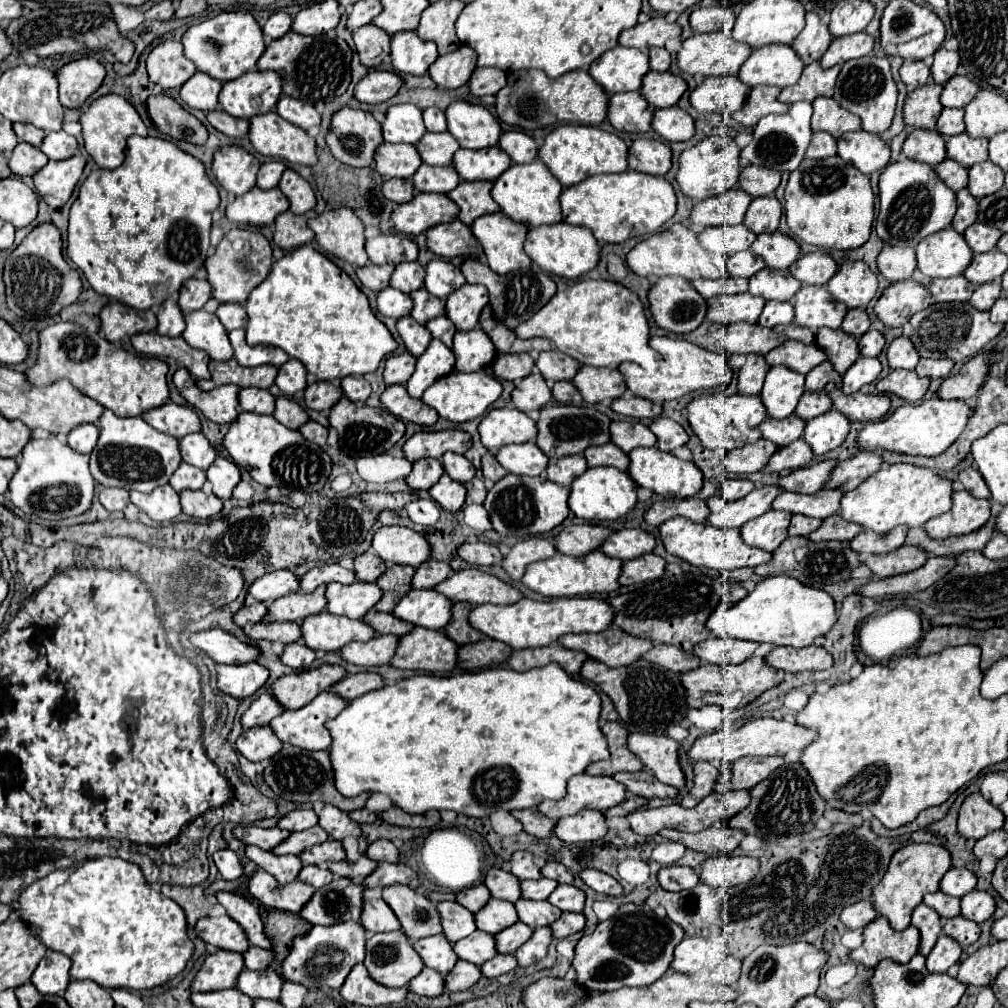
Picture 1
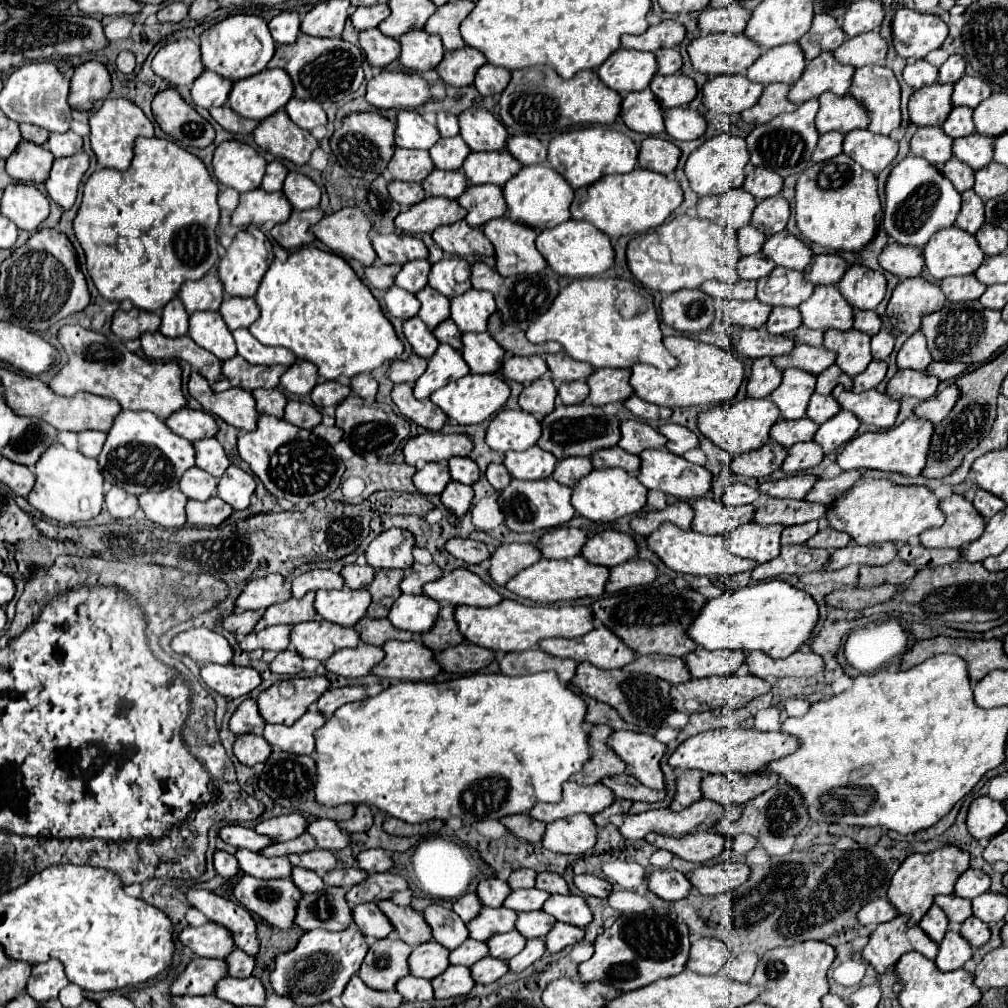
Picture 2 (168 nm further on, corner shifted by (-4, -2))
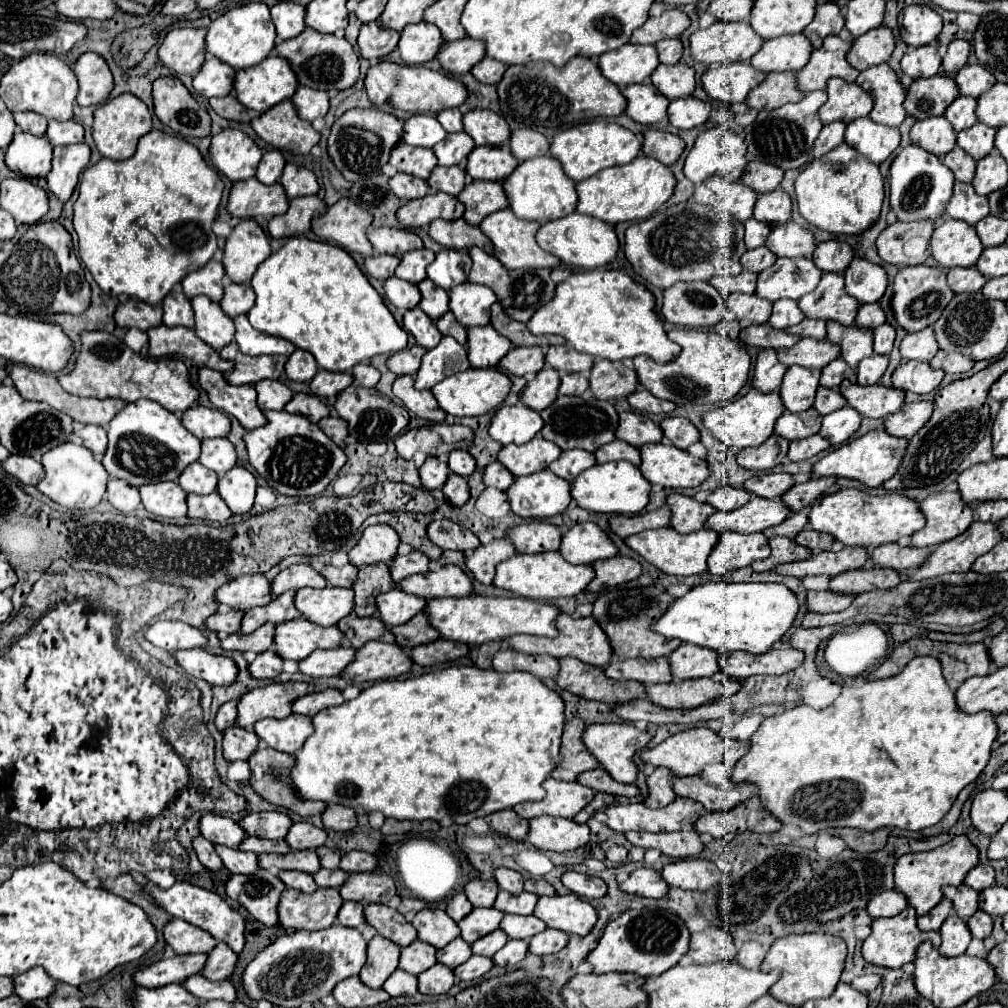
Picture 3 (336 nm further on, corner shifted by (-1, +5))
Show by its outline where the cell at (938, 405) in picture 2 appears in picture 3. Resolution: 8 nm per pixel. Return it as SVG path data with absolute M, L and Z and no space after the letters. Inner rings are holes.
M931 401L905 403L899 413L885 417L883 429L893 437L911 439L911 435L927 423L929 415L931 415Z

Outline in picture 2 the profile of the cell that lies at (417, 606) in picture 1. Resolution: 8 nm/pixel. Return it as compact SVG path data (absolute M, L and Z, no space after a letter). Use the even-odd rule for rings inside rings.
M402 594L390 608L390 622L400 628L400 630L410 630L424 634L430 628L434 628L438 620L440 604L426 594L412 596L412 594Z

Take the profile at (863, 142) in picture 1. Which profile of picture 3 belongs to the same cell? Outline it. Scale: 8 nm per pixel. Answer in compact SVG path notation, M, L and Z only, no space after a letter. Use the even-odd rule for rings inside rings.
M859 117L847 125L845 143L867 155L873 163L883 163L897 147L901 135L897 127L887 127L871 121L869 117Z

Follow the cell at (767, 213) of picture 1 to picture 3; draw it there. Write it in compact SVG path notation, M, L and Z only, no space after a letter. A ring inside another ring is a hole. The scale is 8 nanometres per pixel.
M775 189L767 195L759 195L753 217L763 223L769 223L769 225L779 225L779 223L787 223L791 219L791 211L793 211L791 197L785 191Z

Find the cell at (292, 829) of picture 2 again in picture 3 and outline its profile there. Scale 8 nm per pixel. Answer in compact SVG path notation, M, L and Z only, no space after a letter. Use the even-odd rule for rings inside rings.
M249 813L239 821L239 827L247 835L255 835L261 839L283 839L287 829L291 827L291 819L285 813Z

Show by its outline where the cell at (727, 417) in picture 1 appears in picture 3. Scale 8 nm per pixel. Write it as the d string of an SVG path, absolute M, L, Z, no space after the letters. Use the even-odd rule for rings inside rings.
M751 389L747 395L739 397L737 401L729 403L725 407L715 407L711 411L705 411L703 413L703 425L711 431L711 435L715 439L725 443L727 447L737 447L737 449L757 447L771 437L773 425L783 415L783 411L785 411L785 405L779 397L779 391L761 393L757 389Z

